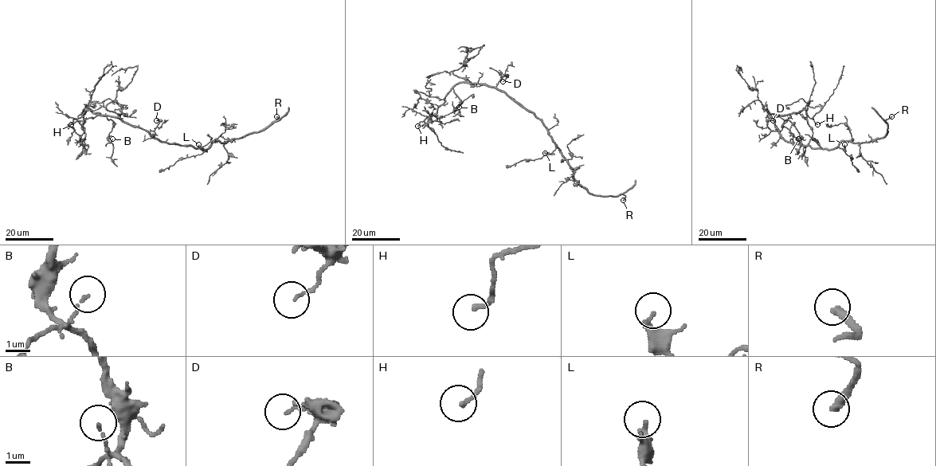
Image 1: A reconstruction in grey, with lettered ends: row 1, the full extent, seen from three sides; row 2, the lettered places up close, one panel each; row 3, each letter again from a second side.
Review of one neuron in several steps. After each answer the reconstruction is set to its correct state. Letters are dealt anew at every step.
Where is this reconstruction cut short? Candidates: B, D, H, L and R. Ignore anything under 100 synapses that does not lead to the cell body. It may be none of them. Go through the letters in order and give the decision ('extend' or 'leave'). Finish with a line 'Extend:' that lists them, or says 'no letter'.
B: leave
D: leave
H: leave
L: leave
R: extend
Extend: R

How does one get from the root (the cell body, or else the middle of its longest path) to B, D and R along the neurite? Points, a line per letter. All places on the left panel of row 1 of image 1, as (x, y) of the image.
B: (162, 142), (145, 130), (118, 118), (107, 116), (113, 123), (108, 140), (112, 139)
D: (162, 142), (154, 138), (150, 131), (157, 127), (159, 121), (156, 120)
R: (162, 142), (206, 149), (213, 141), (226, 142), (264, 131), (279, 119), (276, 116)

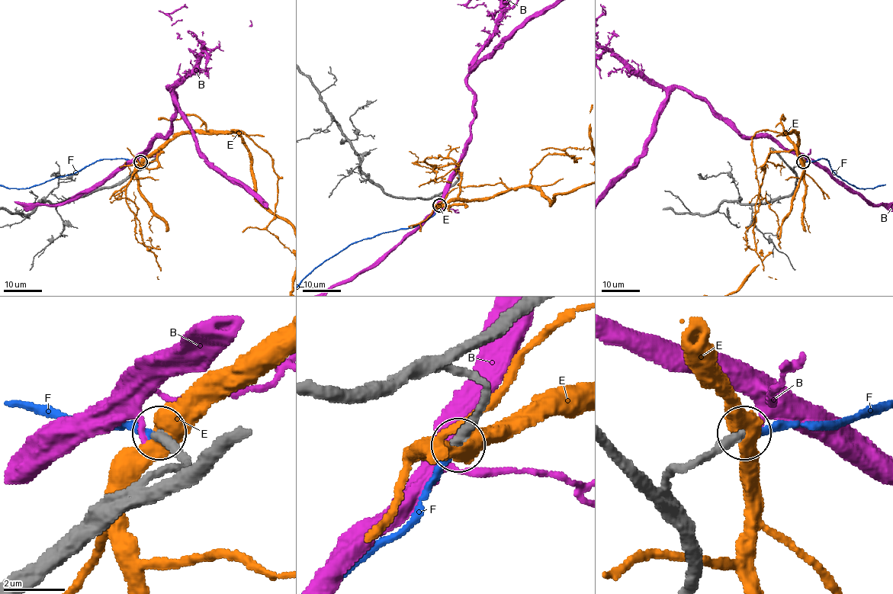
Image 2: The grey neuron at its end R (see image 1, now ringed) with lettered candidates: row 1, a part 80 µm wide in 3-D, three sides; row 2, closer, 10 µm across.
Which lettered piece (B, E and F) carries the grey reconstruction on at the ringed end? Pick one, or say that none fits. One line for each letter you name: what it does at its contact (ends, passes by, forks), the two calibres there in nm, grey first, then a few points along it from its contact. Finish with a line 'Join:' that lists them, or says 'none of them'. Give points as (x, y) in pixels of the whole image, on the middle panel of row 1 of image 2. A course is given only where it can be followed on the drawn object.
F: it ends there; 320 nm thick on the grey side, 260 nm on the other
Join: F

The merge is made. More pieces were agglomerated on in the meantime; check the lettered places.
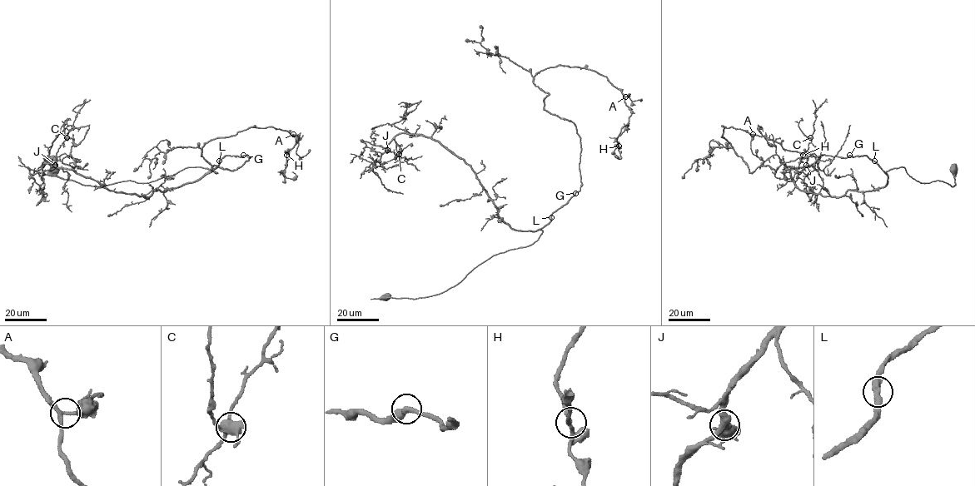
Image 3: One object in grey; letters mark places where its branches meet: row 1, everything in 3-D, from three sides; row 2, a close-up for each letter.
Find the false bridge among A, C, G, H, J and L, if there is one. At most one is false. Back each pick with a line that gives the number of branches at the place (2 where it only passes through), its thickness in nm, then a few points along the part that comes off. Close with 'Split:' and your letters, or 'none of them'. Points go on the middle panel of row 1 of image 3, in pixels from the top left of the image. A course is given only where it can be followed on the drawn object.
Split: none of them

